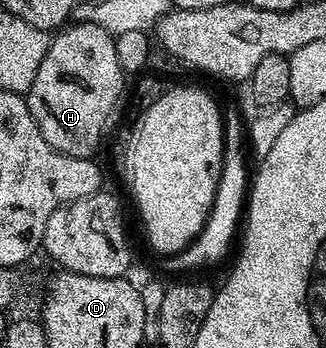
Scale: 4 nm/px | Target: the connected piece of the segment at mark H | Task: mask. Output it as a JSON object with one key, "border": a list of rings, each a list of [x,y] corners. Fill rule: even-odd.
{"border":[[[72,22],[51,37],[46,58],[26,94],[28,109],[46,142],[63,156],[95,157],[104,127],[124,92],[126,74],[118,66],[116,37],[102,26]]]}

